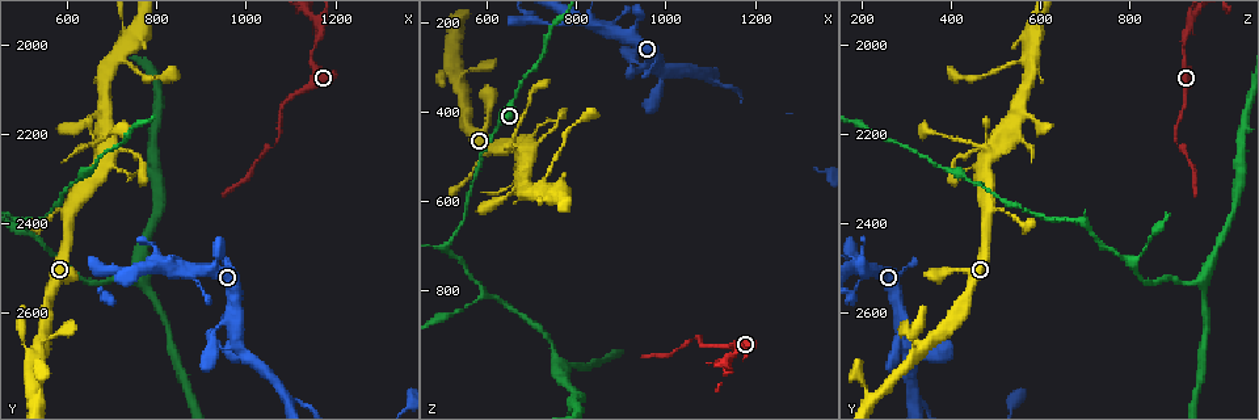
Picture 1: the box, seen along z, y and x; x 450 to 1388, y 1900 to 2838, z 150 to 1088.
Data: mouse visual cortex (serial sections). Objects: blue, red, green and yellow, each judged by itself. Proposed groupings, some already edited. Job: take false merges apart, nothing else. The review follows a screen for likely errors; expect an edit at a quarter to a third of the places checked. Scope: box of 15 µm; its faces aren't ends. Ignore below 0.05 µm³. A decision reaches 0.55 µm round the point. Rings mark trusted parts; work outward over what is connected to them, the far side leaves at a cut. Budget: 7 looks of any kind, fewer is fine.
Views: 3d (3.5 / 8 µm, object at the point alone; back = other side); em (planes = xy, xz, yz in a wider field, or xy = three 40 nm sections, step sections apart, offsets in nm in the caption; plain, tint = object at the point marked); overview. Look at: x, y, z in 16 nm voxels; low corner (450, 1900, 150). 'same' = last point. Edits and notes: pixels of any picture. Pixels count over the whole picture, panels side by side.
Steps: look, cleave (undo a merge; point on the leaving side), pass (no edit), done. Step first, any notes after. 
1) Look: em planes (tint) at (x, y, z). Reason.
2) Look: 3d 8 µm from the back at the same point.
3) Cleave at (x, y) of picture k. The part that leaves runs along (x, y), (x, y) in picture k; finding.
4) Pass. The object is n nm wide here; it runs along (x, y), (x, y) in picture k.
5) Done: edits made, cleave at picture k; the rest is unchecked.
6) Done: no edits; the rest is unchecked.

Look: 3d 3.5 µm at (590, 2480, 800). Side arm on a straight run.

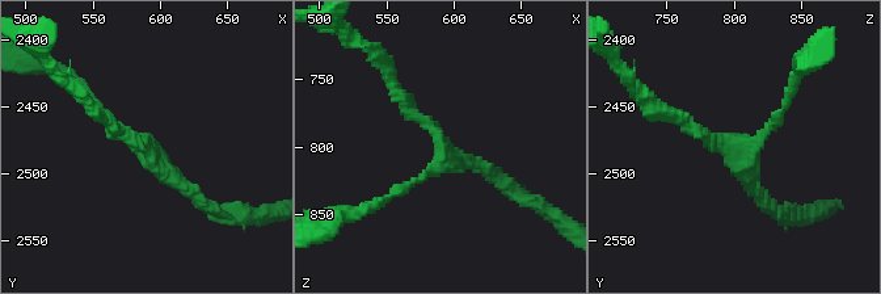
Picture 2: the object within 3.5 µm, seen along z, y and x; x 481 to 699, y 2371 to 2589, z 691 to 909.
Look: em xy step 2 (tint) at (592, 2484, 806). 3 arms meet here; the arms are 100, 150, 200 nm wide.

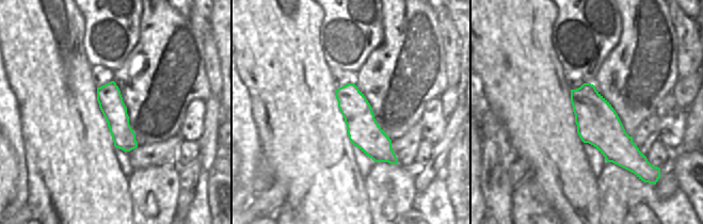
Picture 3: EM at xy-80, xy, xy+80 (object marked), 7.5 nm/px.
Pass. It runs along (399, 91), (451, 162), (504, 181) in picture 2; continuous, no second cell.

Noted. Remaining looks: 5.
Look: 3d 8 µm from the back at (665, 2235, 480). Sharp bend.

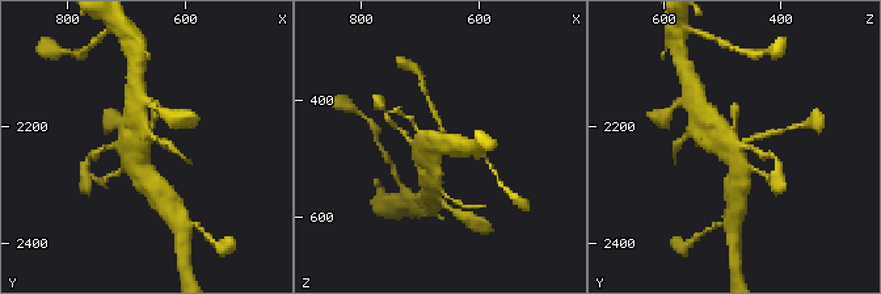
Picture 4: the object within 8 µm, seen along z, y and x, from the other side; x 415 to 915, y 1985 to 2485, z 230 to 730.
Look: em xy step 2 (tint) at the same point.

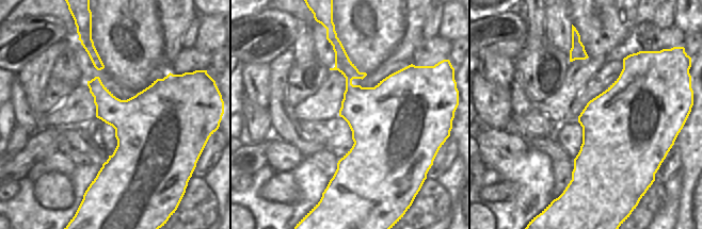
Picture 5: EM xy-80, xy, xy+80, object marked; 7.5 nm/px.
Pass. It runs along (736, 185), (733, 151), (712, 120) in picture 4; all the same cell.

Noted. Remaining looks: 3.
Look: 3d 3.5 µm at (750, 2530, 960). Sharp bend.

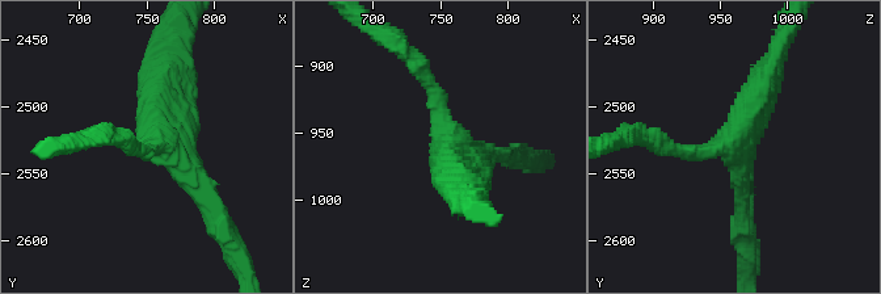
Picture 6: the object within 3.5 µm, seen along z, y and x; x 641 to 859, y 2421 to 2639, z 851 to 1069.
Look: em xy step 5 (tint) at (756, 2524, 958). 3 arms meet here; the arms are 200, 250, 400 nm wide.

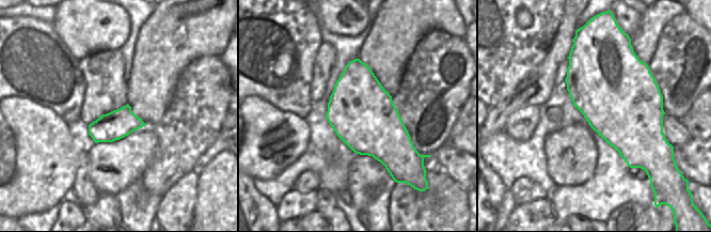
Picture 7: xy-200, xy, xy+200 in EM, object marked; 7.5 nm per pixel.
Pass. It runs along (658, 141), (685, 152), (729, 145), (772, 64) in picture 6; continuous, no second cell.

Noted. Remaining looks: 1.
Done: no edits; the rest is unchecked.

